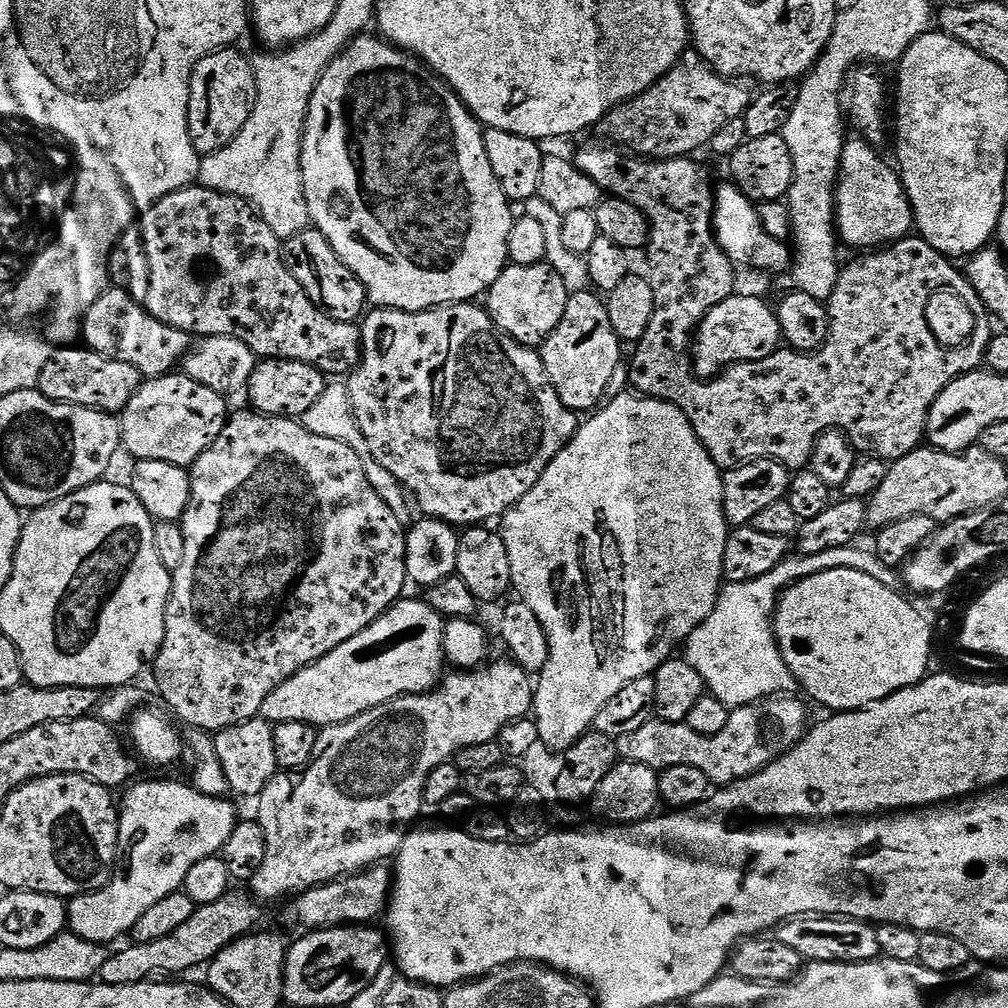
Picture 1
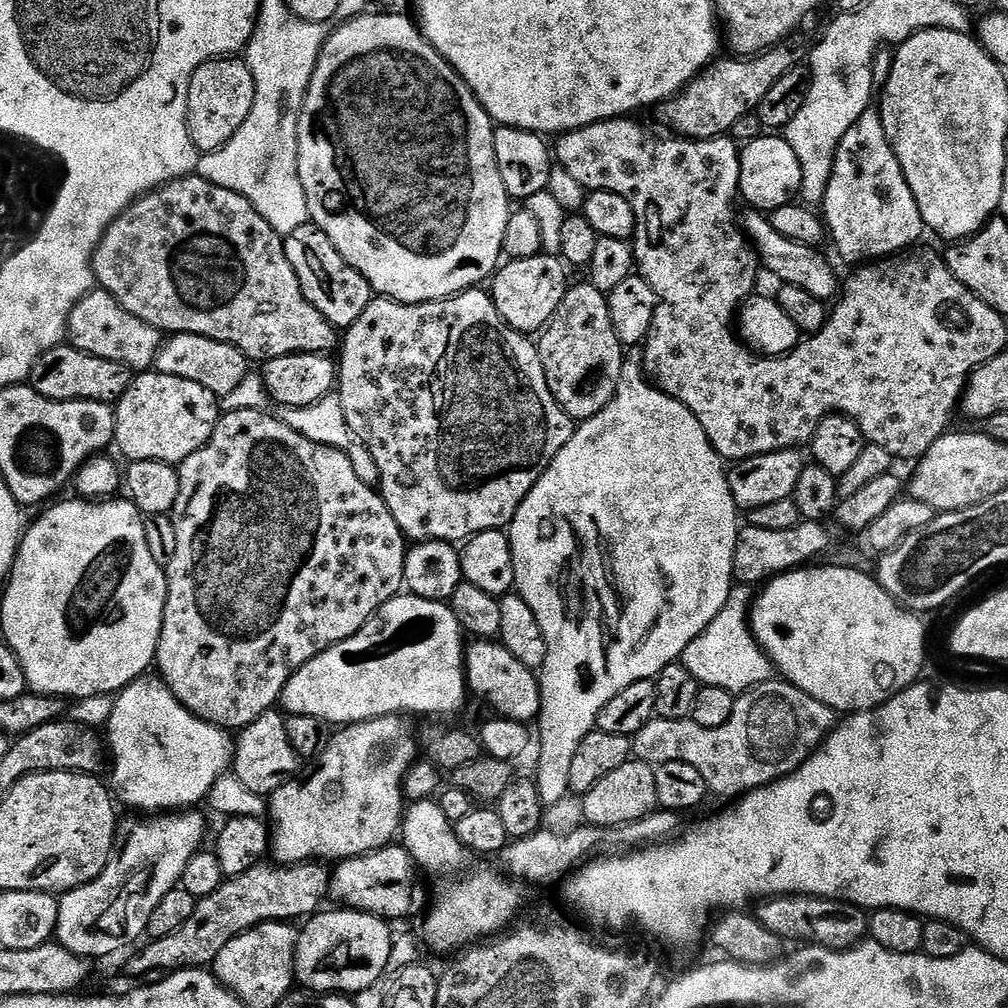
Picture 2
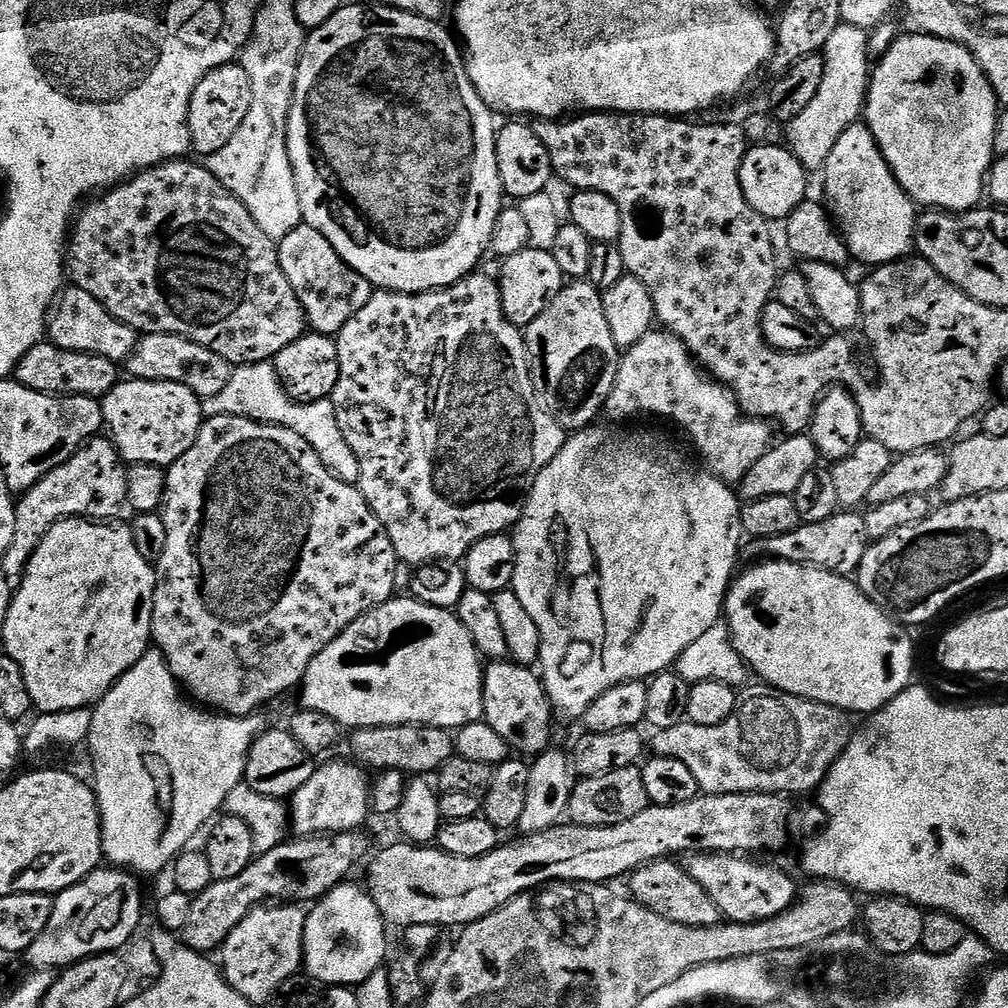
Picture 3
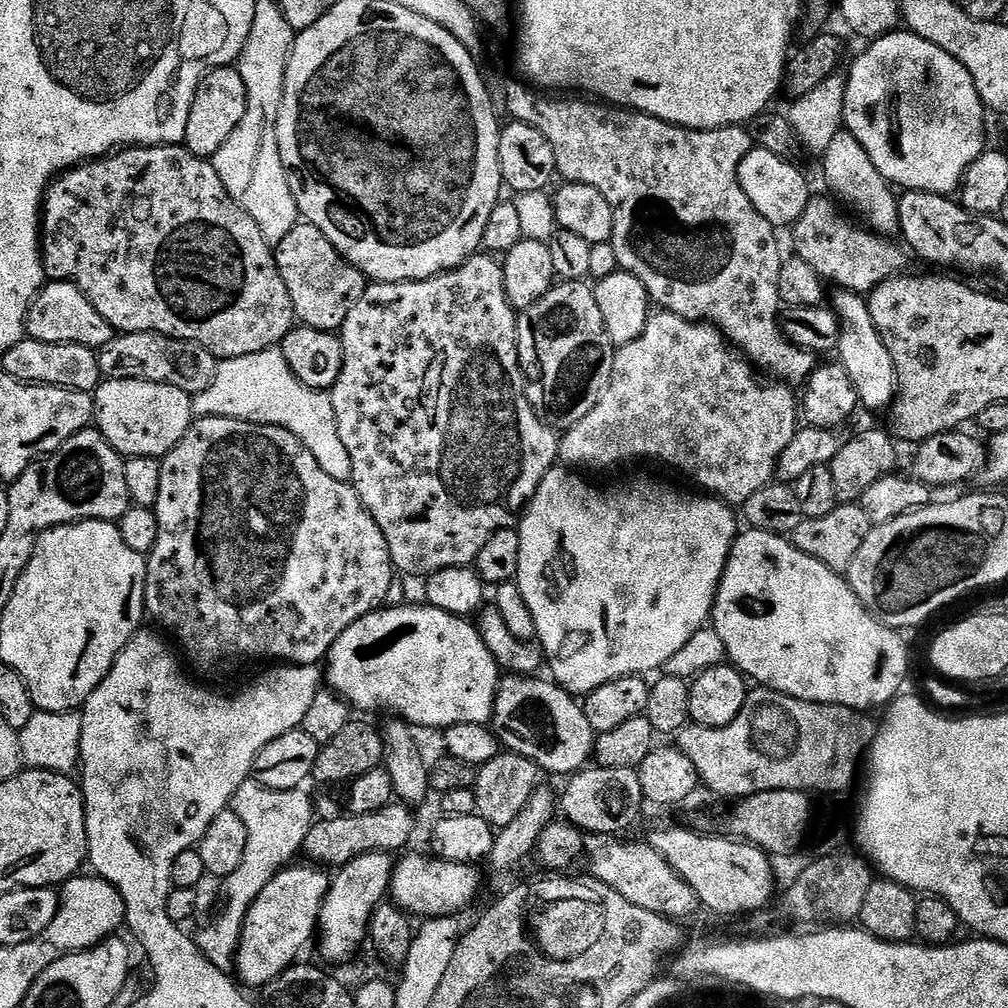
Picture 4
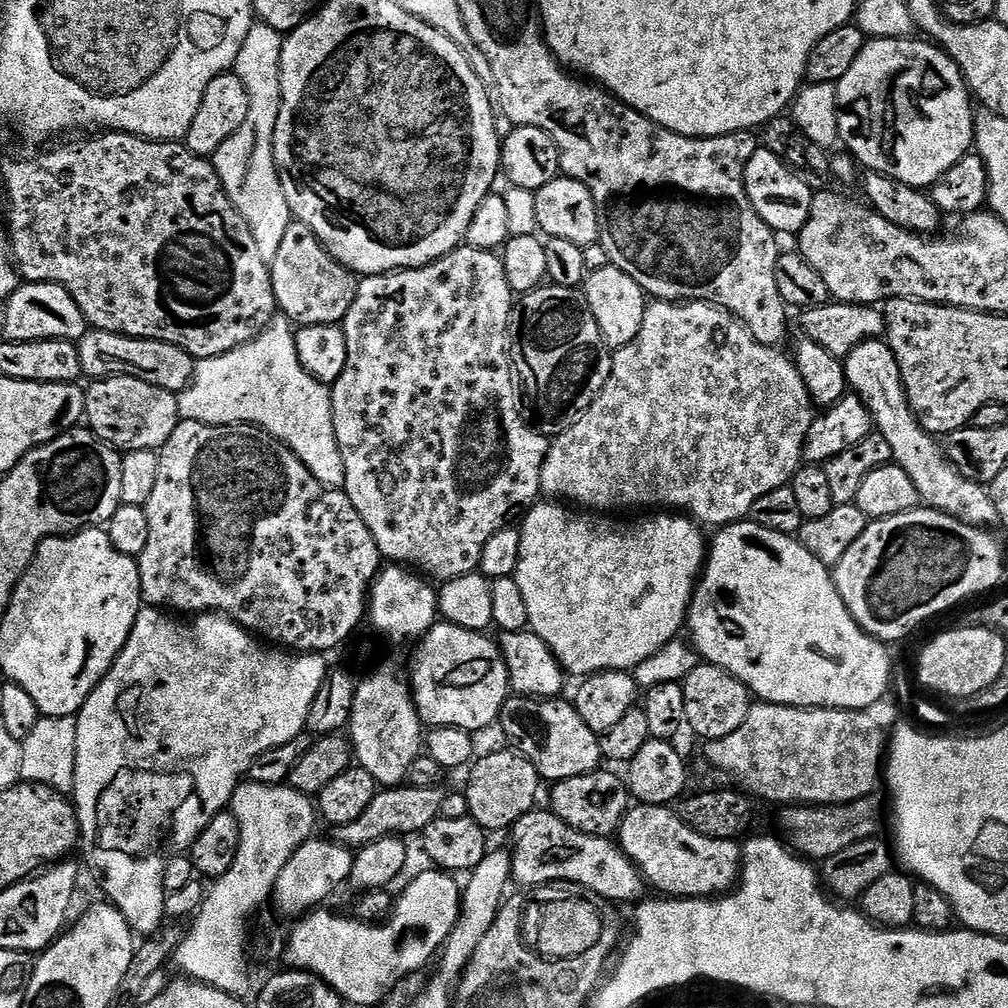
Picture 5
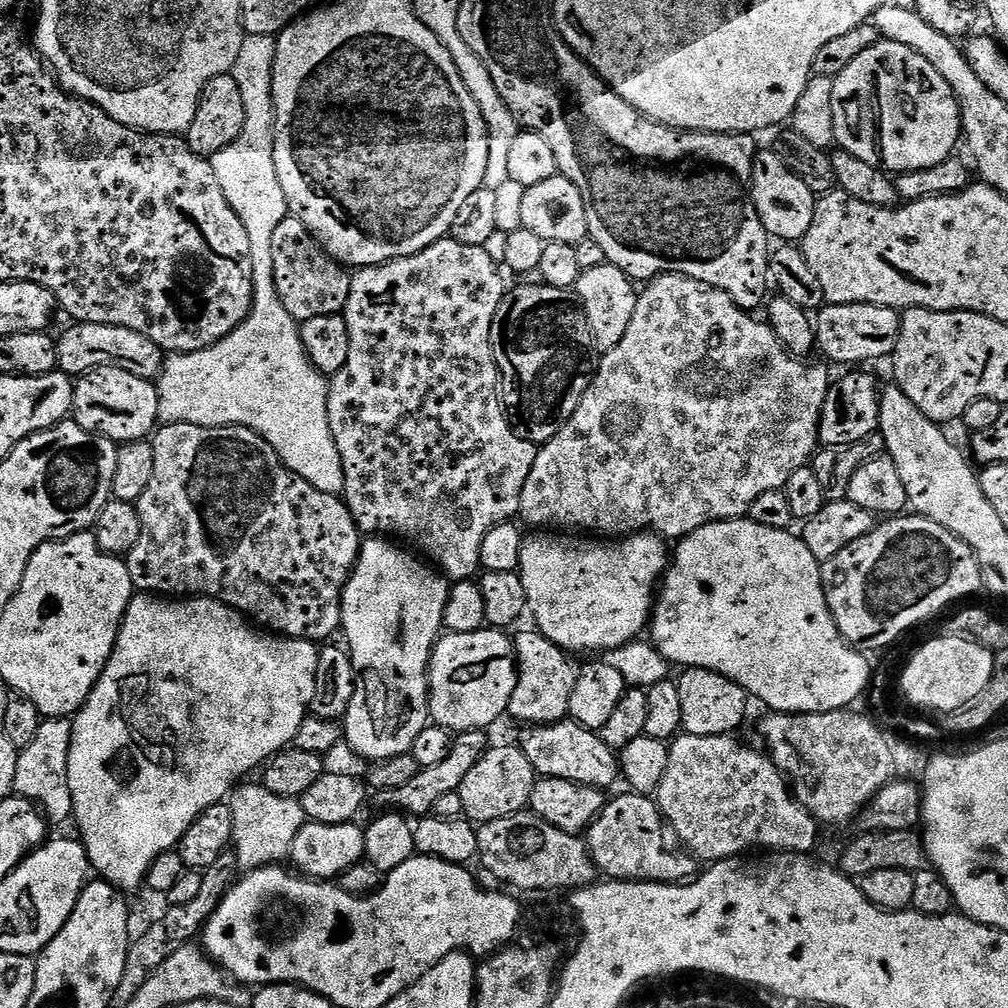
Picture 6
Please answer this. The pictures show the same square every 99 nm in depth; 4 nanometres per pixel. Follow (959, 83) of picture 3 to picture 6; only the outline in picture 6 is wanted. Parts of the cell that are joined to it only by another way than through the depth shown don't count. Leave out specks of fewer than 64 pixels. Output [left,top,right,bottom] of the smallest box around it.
[830,38,962,174]

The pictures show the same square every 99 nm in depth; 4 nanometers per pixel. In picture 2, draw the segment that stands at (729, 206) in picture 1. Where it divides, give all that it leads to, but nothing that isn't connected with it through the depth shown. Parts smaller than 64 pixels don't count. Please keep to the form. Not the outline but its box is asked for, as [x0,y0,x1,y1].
[742,210,837,302]

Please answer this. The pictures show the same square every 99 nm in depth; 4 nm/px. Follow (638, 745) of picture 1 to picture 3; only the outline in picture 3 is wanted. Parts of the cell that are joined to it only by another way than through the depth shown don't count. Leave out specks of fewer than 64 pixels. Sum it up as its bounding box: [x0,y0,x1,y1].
[650,690,854,796]

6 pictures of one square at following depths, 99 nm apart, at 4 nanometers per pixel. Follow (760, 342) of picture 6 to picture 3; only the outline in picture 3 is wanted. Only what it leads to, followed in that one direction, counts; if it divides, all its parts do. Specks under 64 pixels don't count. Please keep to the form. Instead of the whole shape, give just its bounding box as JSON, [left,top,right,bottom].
[603,330,774,486]

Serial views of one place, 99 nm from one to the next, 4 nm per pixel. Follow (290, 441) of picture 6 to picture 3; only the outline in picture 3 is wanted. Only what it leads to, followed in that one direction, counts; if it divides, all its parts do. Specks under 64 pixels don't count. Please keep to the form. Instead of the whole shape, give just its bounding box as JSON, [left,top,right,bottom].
[203,363,360,485]

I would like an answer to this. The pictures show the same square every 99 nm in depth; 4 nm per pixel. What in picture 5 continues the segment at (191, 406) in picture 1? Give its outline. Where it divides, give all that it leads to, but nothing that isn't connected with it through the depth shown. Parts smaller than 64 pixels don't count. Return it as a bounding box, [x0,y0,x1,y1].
[84,376,180,452]

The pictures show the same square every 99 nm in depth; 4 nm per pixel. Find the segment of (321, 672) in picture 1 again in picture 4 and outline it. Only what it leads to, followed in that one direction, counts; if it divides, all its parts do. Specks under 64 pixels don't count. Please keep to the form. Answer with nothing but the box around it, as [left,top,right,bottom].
[327,603,502,730]

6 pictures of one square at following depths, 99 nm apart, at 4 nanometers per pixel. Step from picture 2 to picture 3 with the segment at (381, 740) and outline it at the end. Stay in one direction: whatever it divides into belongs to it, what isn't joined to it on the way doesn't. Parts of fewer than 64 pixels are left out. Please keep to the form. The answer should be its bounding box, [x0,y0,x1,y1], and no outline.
[290,759,372,837]

